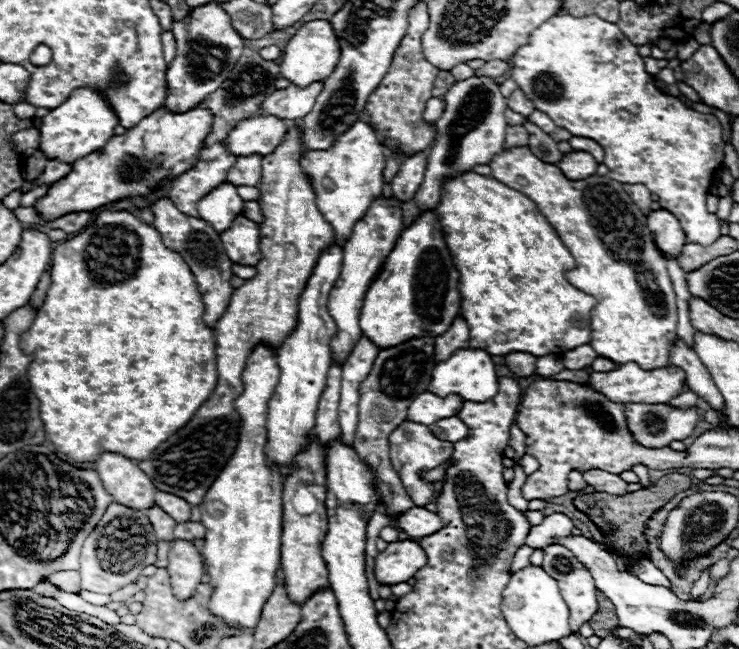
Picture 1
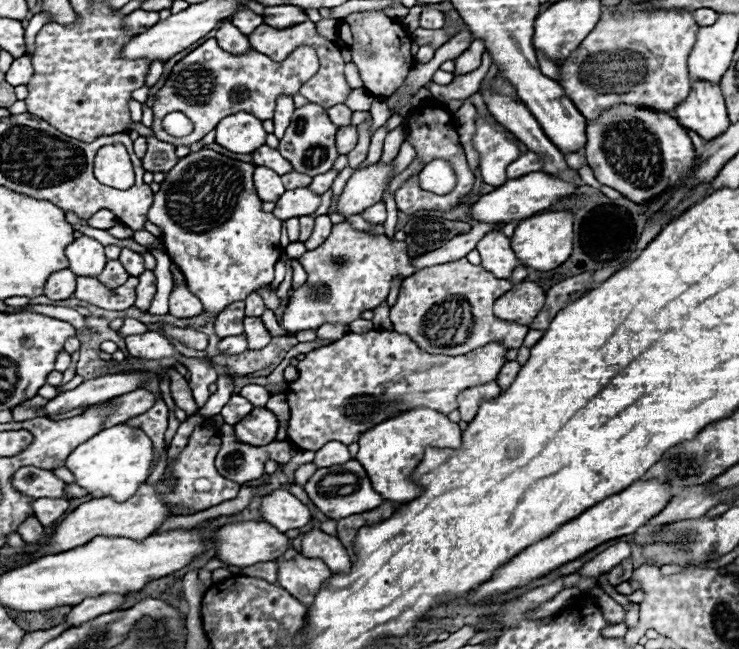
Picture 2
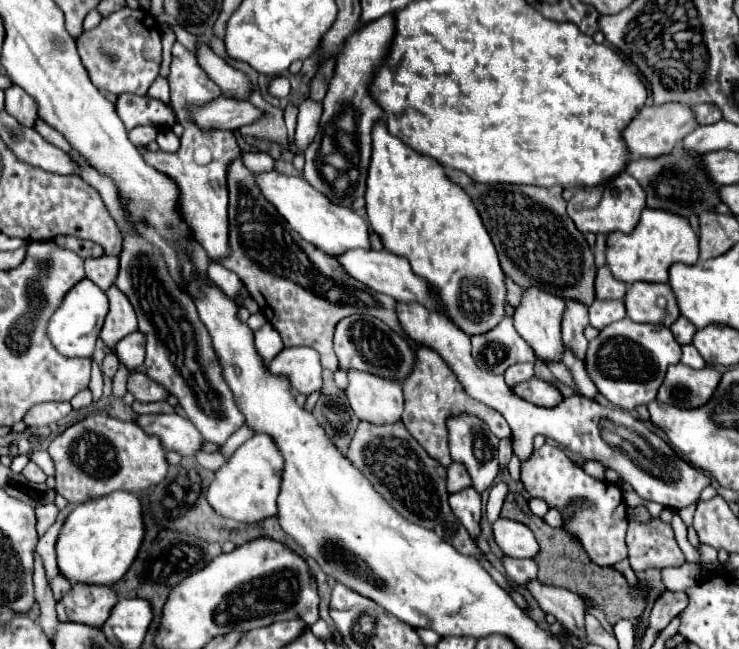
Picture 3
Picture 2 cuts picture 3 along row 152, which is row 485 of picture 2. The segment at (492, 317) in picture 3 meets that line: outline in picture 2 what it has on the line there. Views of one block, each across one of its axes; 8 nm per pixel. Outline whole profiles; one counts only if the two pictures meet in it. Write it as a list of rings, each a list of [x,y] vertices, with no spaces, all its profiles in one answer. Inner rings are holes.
[[[418,408],[414,412],[406,412],[402,416],[384,420],[382,424],[366,430],[360,440],[360,452],[356,460],[368,472],[372,488],[384,498],[394,500],[398,504],[406,504],[420,494],[420,488],[412,482],[414,468],[424,458],[424,448],[458,448],[462,444],[462,430],[456,422],[450,422],[444,414],[434,412],[430,408]]]

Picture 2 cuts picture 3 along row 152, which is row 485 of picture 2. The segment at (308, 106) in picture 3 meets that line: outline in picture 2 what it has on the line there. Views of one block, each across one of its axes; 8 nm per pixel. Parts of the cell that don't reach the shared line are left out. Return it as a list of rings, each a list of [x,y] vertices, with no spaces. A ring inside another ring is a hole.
[[[310,462],[310,464],[302,464],[298,470],[296,470],[296,484],[304,486],[306,480],[316,472],[316,466]]]

